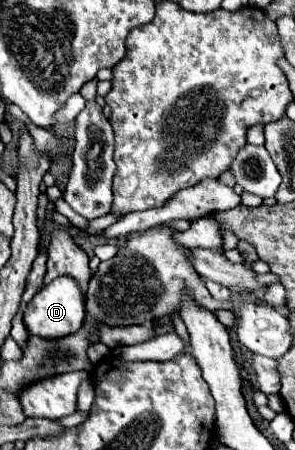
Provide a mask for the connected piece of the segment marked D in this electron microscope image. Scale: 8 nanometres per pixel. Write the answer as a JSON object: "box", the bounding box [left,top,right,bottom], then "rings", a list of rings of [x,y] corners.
{"box":[23,277,85,341],"rings":[[[69,277],[55,279],[47,287],[39,289],[37,295],[27,303],[23,311],[23,323],[27,333],[37,335],[41,339],[49,339],[49,341],[61,339],[79,331],[83,327],[83,319],[85,319],[85,297],[81,289],[77,287],[77,283],[73,283],[73,279]]]}

